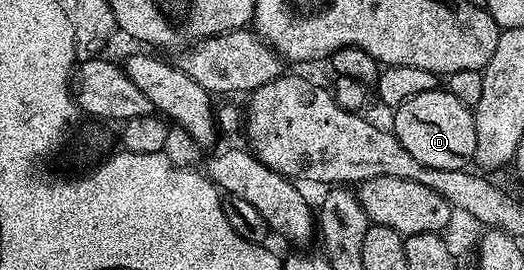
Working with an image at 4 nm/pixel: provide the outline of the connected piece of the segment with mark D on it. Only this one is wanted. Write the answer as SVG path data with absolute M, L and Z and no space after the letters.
M435 89L428 93L420 93L408 101L404 101L393 112L394 135L420 161L432 169L460 169L467 170L474 163L476 153L476 125L474 113L466 107L452 93L444 89Z

